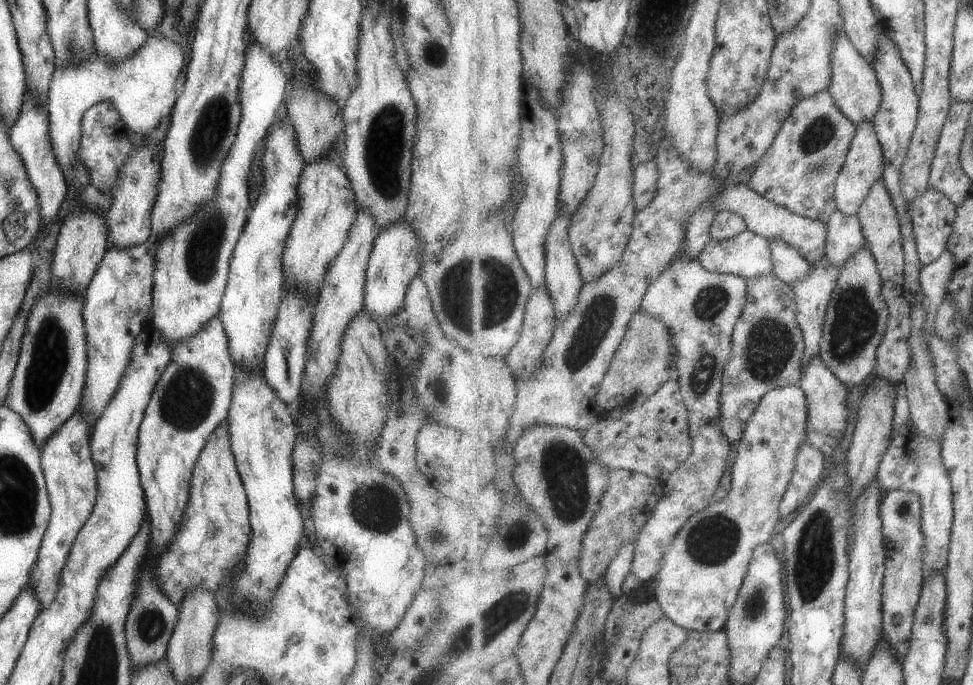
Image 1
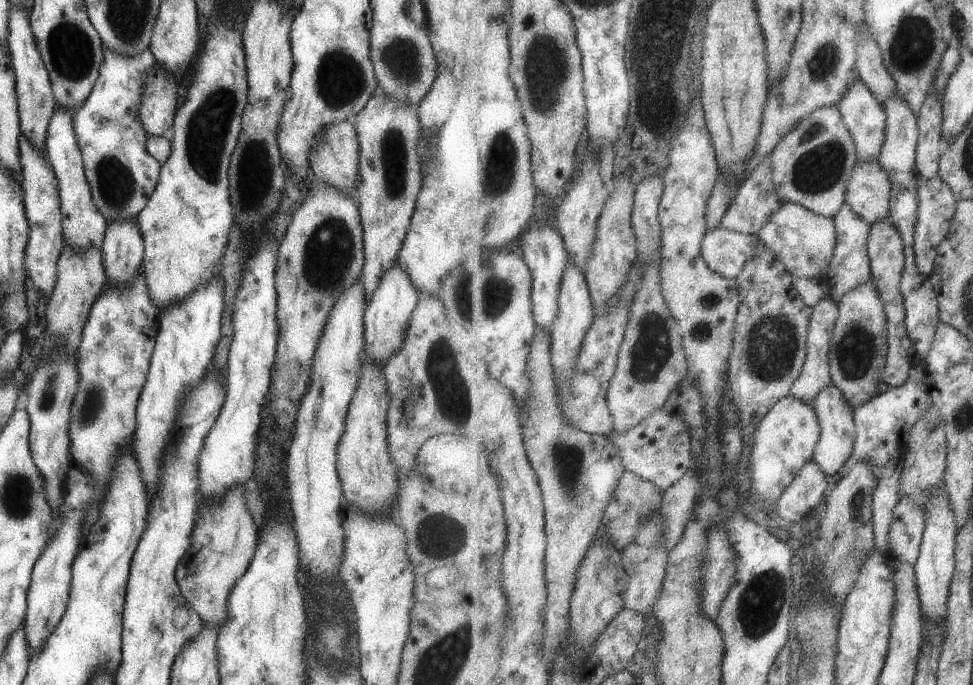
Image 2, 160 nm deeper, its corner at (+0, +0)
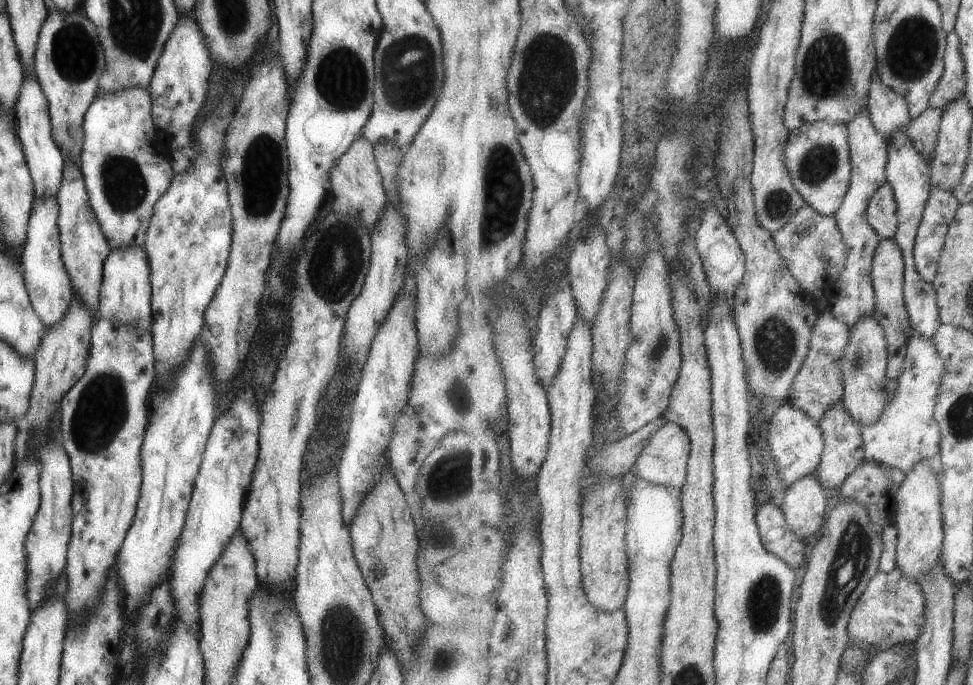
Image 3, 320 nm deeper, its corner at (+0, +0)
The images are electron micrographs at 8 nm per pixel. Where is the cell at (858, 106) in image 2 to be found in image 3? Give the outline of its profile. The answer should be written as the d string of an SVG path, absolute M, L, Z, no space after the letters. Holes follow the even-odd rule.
M869 110L860 112L848 124L848 136L852 158L852 179L846 199L834 216L839 228L842 229L842 236L848 246L848 261L842 272L842 278L833 288L838 296L831 296L829 307L834 316L843 321L851 330L857 327L862 319L874 316L876 292L872 272L874 256L878 252L883 238L871 226L867 209L870 206L870 200L874 198L874 194L888 183L886 168L889 164L888 148L890 145L889 140L875 128Z

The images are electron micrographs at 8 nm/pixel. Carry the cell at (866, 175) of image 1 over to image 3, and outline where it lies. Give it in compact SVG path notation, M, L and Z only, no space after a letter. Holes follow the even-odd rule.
M889 183L874 194L867 209L867 216L871 226L879 233L880 237L894 240L899 228L898 200Z

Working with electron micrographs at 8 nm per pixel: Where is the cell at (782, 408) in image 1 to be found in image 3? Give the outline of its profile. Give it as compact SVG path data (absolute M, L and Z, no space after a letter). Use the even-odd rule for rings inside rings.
M787 403L773 414L769 422L768 446L769 453L776 463L777 474L788 487L806 476L817 476L823 451L826 450L826 442L820 425L807 416L806 412Z

